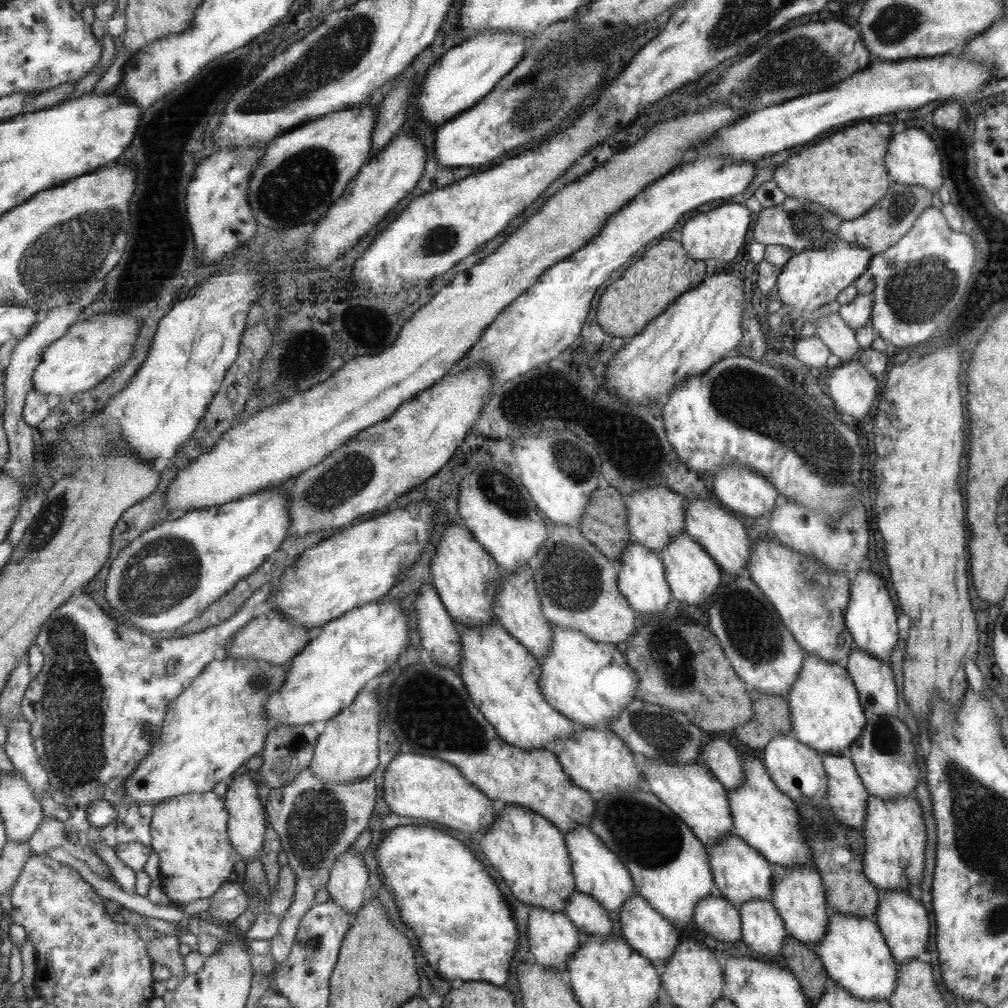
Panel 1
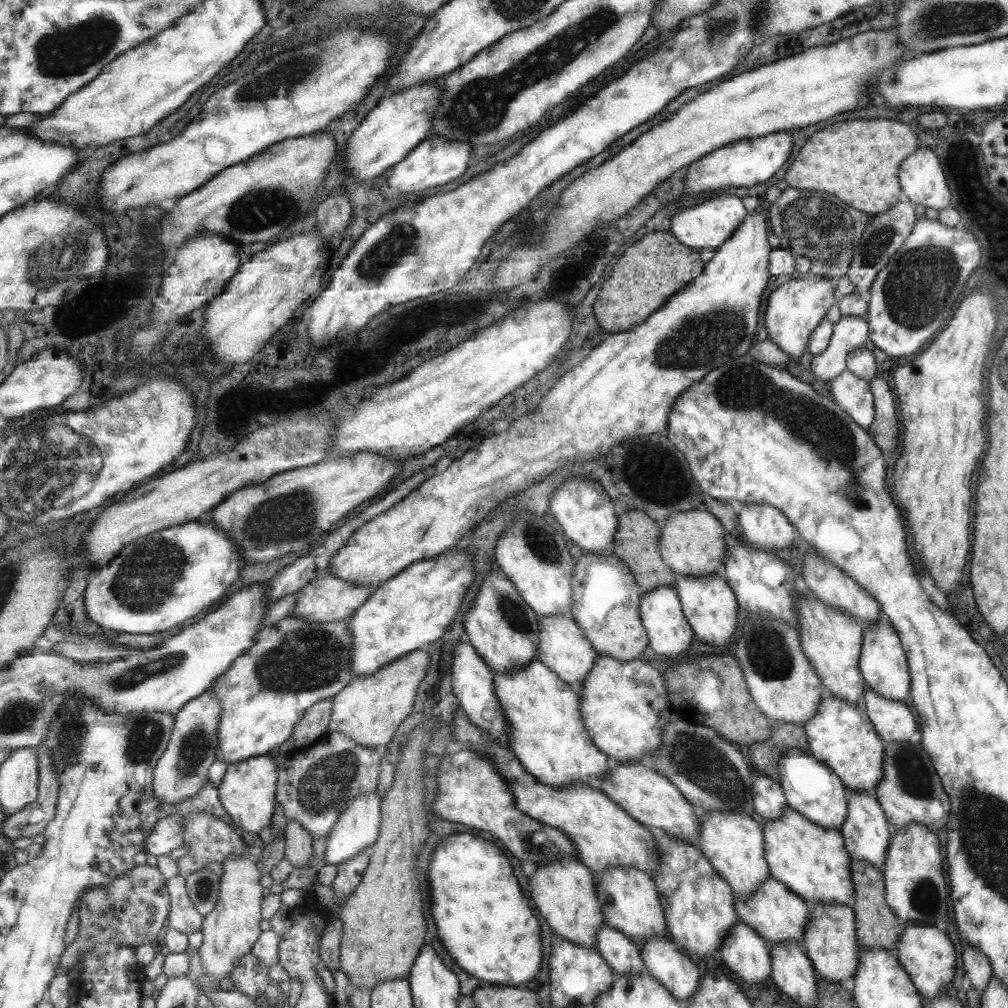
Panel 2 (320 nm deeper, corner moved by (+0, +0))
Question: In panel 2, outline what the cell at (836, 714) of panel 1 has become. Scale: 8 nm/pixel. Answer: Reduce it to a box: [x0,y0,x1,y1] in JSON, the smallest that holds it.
[803,695,884,795]

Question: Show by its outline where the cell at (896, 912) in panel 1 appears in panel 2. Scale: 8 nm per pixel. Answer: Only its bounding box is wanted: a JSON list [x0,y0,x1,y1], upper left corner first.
[894,923,955,998]

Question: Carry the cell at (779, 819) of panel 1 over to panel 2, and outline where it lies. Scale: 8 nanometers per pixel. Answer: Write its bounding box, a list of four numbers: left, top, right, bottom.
[760,807,854,905]

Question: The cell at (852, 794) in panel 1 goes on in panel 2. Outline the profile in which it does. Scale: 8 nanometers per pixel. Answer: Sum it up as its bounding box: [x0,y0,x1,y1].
[839,791,893,868]

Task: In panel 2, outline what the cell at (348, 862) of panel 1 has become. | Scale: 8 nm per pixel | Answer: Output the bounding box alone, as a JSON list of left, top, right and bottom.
[324,792,382,866]

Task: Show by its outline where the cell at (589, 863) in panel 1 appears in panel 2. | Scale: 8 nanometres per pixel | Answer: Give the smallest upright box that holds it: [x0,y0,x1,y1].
[593,866,667,942]

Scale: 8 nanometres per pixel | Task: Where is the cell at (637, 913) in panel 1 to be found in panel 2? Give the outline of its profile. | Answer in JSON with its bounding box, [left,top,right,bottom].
[640,936,699,1004]

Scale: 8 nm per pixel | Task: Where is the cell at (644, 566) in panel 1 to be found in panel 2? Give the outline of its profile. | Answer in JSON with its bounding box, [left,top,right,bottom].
[640,586,691,656]

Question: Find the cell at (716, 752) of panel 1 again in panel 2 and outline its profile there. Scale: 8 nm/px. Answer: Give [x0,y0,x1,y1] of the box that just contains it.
[752,772,788,821]

